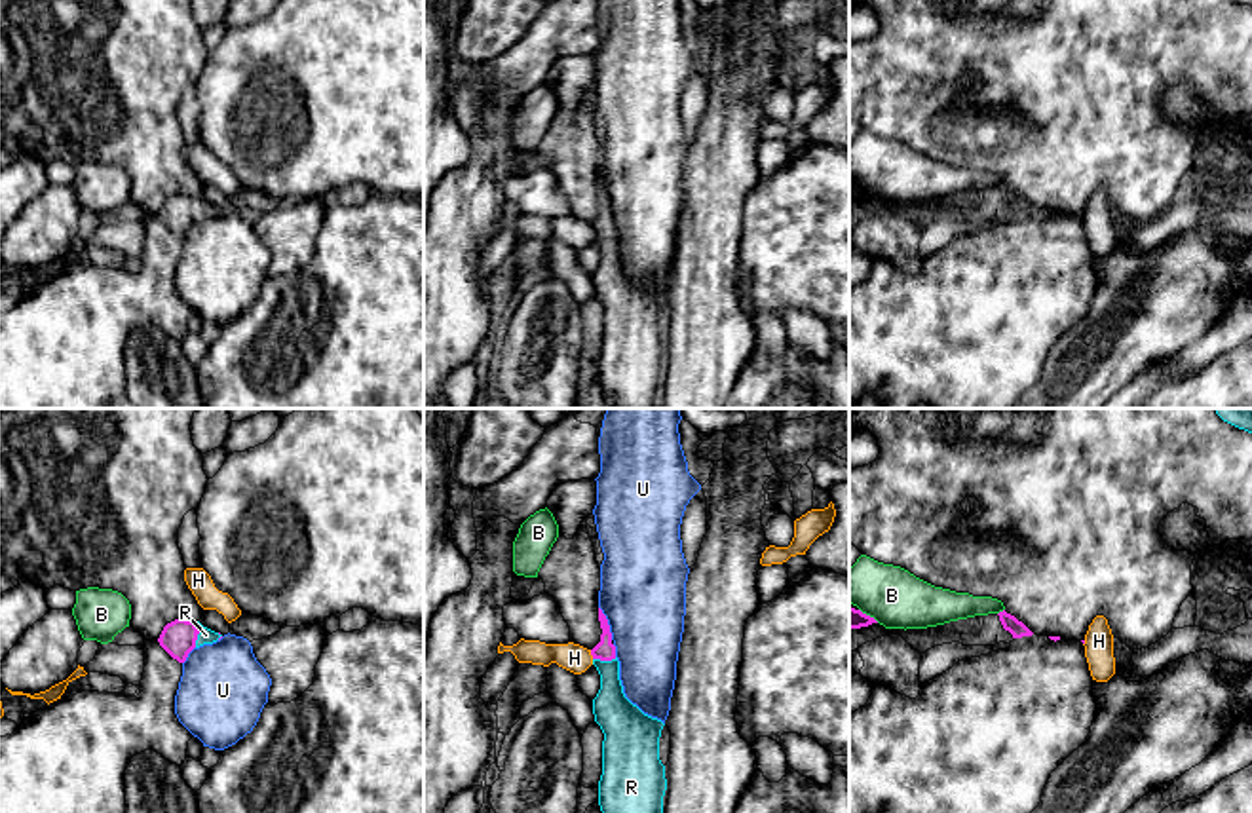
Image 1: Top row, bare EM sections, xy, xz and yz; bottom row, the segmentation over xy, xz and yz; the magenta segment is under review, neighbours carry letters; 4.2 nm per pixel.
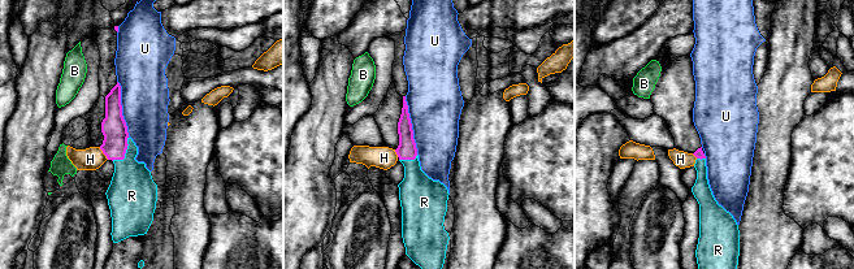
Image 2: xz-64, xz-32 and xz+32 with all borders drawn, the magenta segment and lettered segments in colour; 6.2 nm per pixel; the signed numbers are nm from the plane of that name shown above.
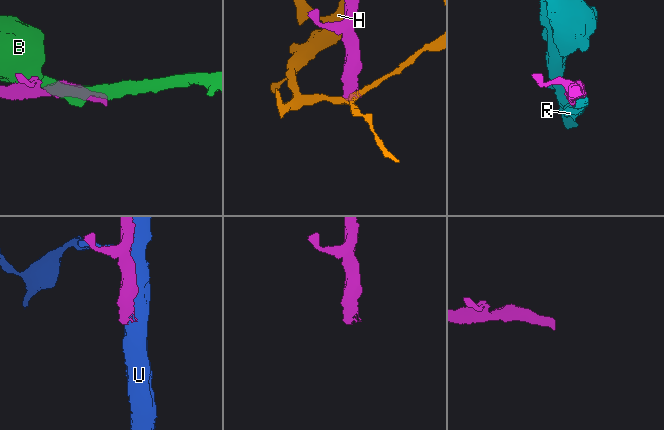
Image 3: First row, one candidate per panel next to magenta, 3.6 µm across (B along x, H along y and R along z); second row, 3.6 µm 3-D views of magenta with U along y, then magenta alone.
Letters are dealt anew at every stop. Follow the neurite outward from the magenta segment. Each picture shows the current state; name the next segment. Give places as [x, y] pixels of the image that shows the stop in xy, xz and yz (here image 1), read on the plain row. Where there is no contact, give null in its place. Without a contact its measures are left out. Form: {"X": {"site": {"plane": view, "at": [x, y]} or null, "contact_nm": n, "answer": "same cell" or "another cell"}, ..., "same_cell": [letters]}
{"B": {"site": {"plane": "yz", "at": [1000, 187]}, "contact_nm": 40, "answer": "another cell"}, "H": {"site": {"plane": "xz", "at": [591, 228]}, "contact_nm": 40, "answer": "another cell"}, "R": {"site": {"plane": "xy", "at": [198, 207]}, "contact_nm": 110, "answer": "same cell"}, "U": {"site": {"plane": "xz", "at": [607, 198]}, "contact_nm": 160, "answer": "another cell"}, "same_cell": ["R"]}

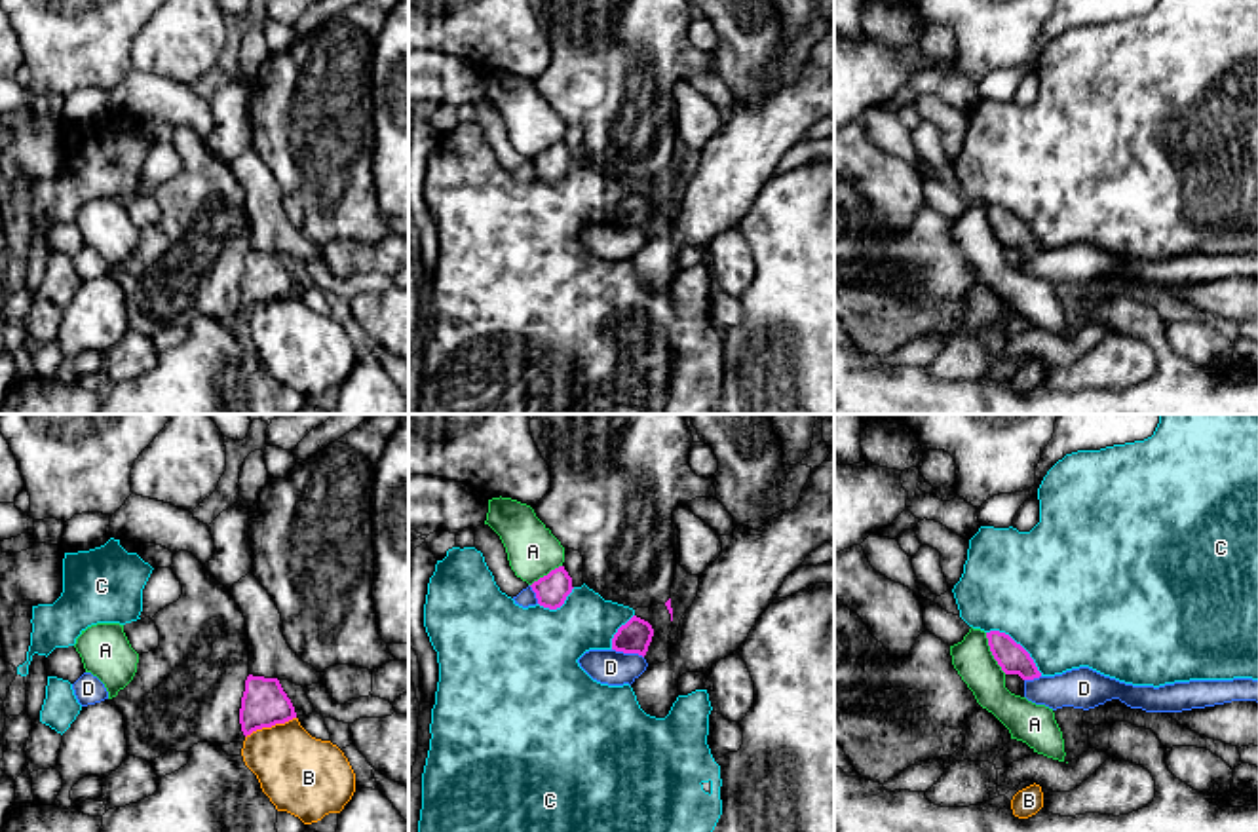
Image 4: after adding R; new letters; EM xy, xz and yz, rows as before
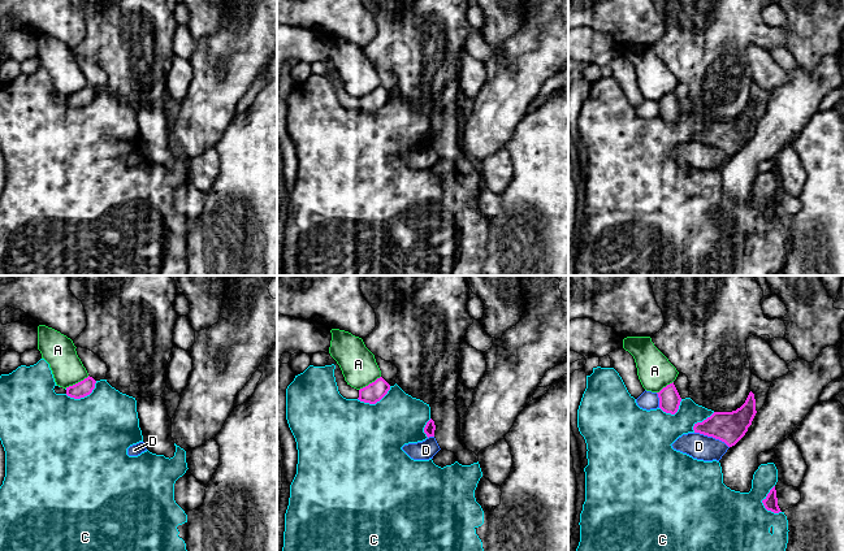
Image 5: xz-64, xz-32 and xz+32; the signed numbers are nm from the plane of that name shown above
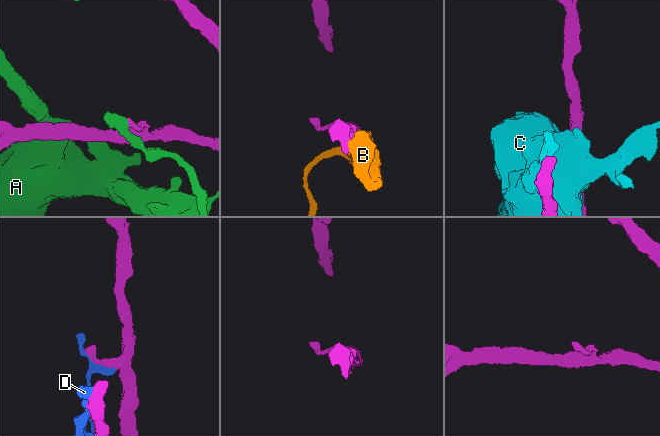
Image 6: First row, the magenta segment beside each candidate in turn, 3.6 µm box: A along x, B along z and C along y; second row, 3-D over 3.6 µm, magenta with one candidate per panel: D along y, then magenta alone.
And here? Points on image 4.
{"A": {"site": {"plane": "yz", "at": [992, 228]}, "contact_nm": 200, "answer": "another cell"}, "B": {"site": {"plane": "xy", "at": [270, 301]}, "contact_nm": 240, "answer": "another cell"}, "C": {"site": {"plane": "yz", "at": [1019, 219]}, "contact_nm": 300, "answer": "another cell"}, "D": {"site": {"plane": "xz", "at": [628, 226]}, "contact_nm": 140, "answer": "another cell"}, "same_cell": []}

